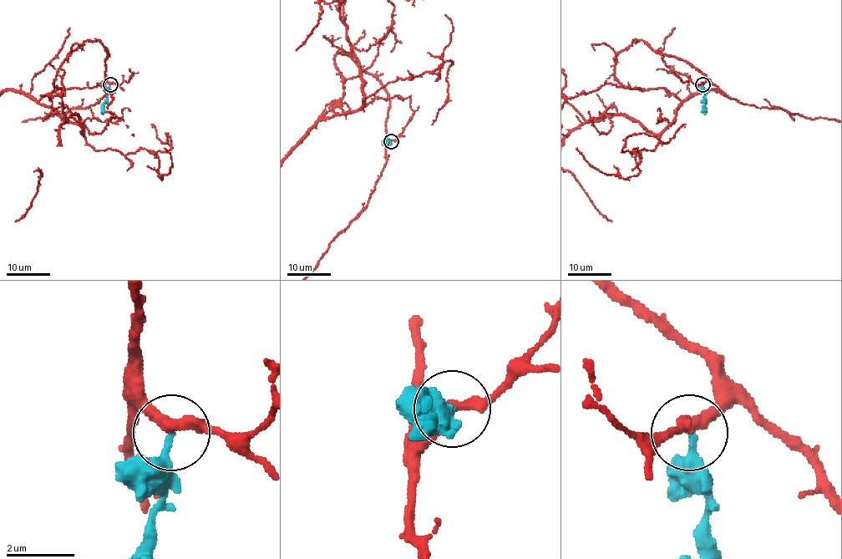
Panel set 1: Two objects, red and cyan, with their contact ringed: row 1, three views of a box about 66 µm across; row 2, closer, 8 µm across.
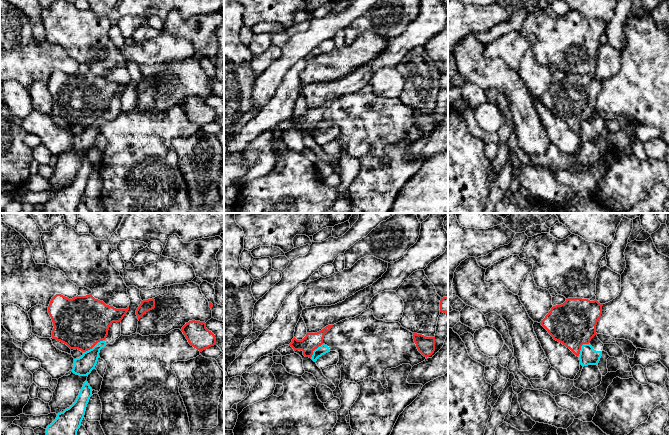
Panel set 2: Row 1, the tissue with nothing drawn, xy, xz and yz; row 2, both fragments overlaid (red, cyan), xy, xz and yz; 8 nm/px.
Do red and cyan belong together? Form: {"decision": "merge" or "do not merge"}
{"decision": "do not merge"}

